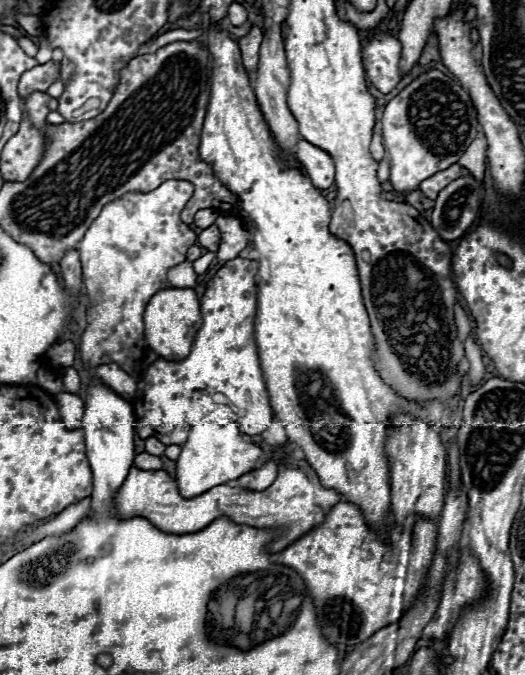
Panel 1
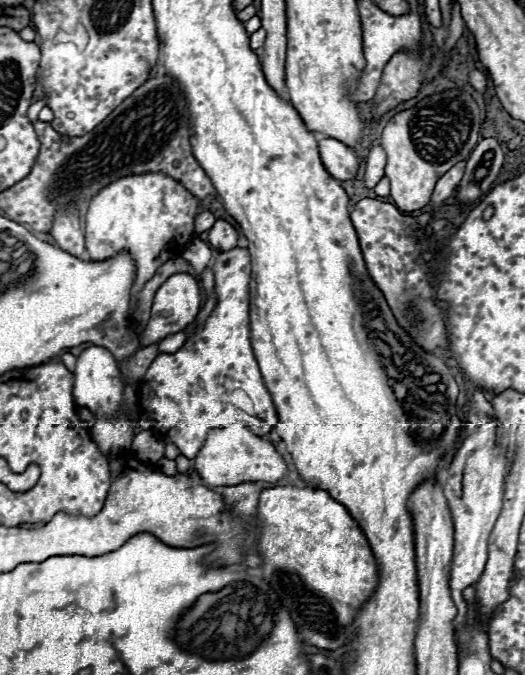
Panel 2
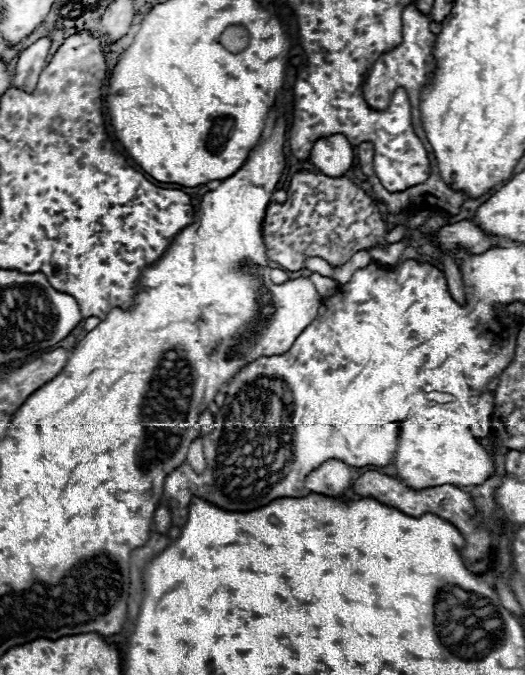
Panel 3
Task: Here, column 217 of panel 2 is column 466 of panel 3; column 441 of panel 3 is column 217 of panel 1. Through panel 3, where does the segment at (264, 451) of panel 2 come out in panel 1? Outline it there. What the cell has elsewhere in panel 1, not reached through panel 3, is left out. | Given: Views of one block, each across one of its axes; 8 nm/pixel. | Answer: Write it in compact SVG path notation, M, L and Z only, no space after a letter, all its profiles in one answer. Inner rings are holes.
M200 420L190 428L190 436L182 446L182 452L176 460L176 486L182 498L194 498L202 492L224 484L228 480L236 480L238 476L254 470L260 464L262 450L254 444L242 440L242 432L234 422L220 420Z

